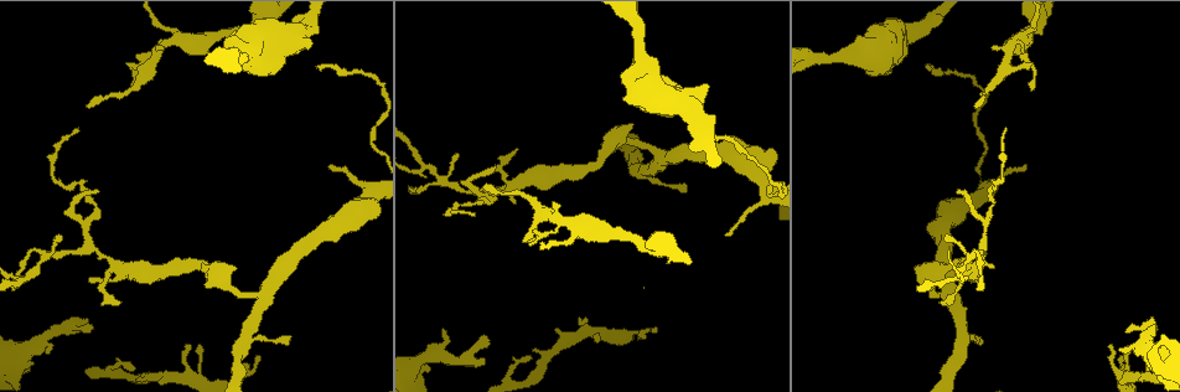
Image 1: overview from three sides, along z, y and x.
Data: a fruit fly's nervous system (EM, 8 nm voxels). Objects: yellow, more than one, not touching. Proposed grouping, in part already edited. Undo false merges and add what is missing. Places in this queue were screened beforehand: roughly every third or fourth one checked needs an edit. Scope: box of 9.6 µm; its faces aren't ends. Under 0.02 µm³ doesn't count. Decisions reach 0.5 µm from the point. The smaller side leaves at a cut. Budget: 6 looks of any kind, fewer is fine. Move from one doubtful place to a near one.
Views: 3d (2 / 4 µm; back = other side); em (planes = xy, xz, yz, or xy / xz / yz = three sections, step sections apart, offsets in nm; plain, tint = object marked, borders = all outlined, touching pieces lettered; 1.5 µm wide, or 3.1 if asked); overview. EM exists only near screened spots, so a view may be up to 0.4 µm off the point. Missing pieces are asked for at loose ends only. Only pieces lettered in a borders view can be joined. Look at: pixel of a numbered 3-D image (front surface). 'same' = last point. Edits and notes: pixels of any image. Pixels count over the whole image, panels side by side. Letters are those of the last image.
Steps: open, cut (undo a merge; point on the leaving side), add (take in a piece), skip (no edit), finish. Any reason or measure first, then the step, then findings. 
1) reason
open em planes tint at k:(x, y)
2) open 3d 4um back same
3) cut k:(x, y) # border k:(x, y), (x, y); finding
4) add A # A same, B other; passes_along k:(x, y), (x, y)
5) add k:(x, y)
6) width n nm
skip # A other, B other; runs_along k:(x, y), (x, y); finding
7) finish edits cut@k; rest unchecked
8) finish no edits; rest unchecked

open em yz step 4 borders at 1:(622, 99)

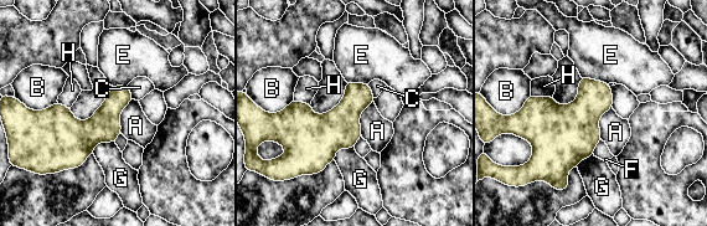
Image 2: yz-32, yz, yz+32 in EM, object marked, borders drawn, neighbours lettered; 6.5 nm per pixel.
open em planes borders same

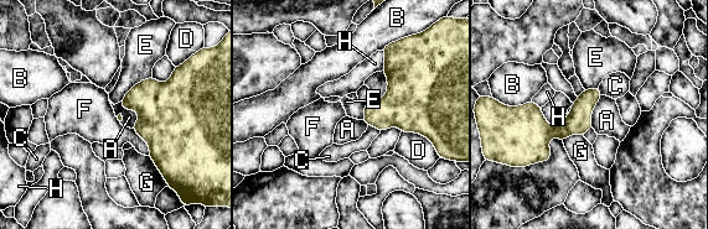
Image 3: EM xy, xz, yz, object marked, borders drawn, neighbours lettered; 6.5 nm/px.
longest_contact E 260 nm
skip # A other, B other, C other, D other, E other, F other, G other, H other; border 3:(132, 129), (148, 145), (149, 155); none of them fits

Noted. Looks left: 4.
a narrow waist
open em planes plain at 1:(233, 293)

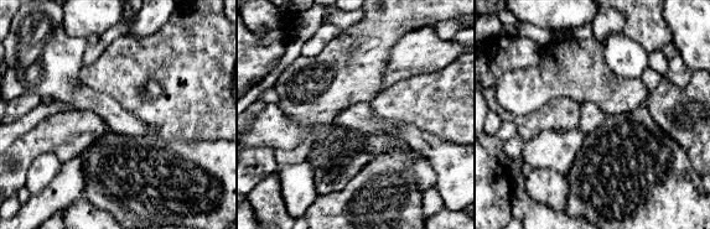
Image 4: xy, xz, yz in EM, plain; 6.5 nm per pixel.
with the object marked
open em planes tint same

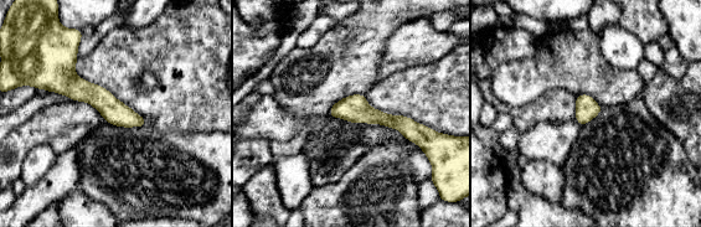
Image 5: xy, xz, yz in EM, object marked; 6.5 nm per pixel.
open em planes borders same

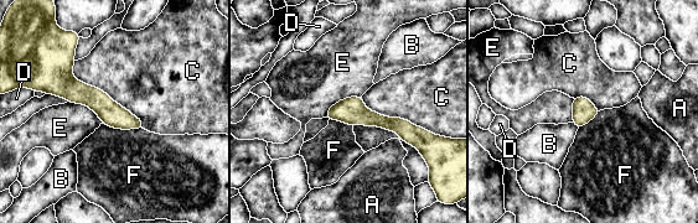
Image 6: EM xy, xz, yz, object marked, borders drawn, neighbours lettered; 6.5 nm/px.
width 150 nm
skip # A other, B other, C other, D other, E other, F other; runs_along 6:(73, 41), (66, 76), (139, 125); continuous, no second cell

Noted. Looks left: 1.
finish no edits; rest unchecked

